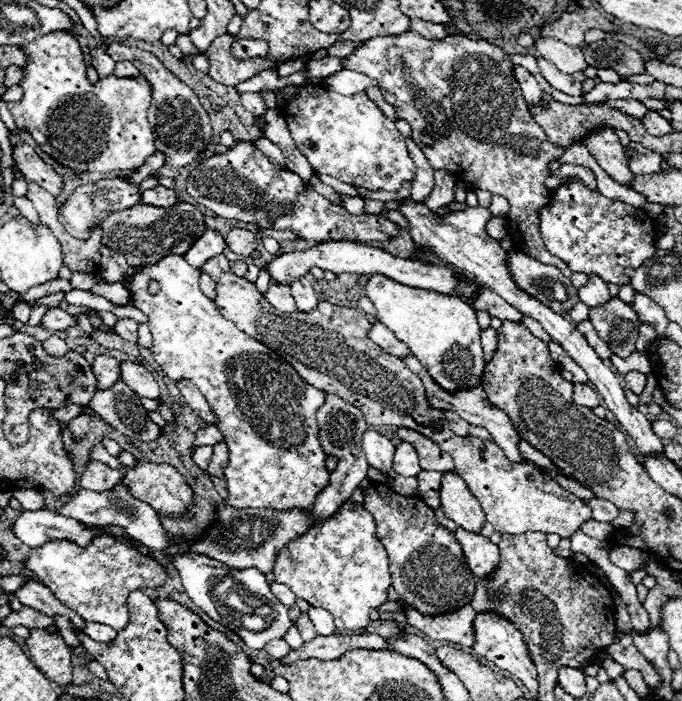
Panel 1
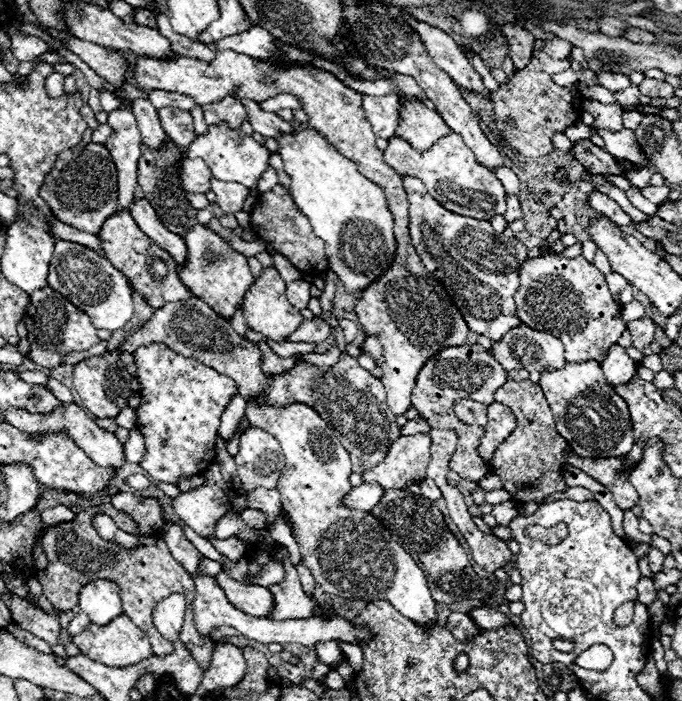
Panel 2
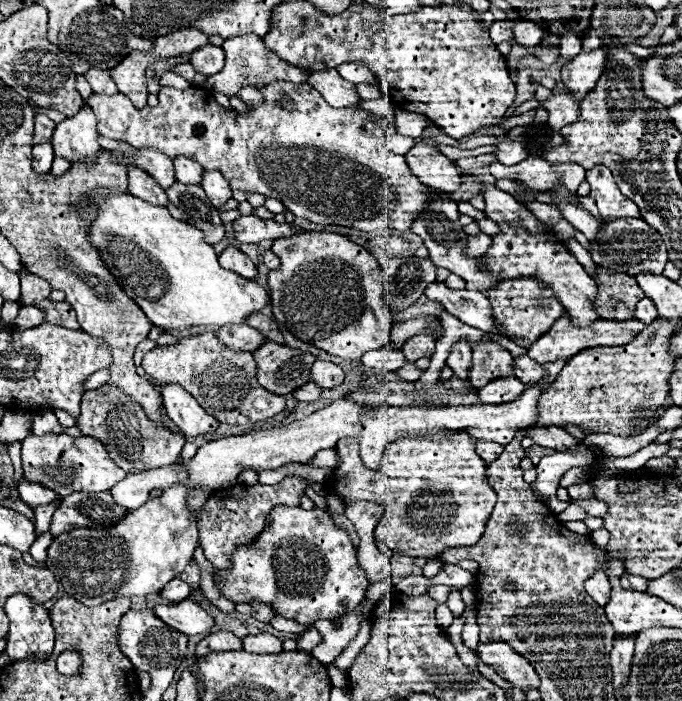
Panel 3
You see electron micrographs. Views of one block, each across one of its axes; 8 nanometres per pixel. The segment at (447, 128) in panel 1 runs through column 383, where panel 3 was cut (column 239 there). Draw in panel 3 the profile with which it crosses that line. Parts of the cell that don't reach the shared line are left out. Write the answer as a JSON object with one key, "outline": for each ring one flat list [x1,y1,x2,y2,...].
{"outline":[[234,36,232,40,224,42,224,52,226,52,226,64,224,68,210,76,206,80,206,86,214,92,222,92,226,96,234,96,242,86,250,84,250,86,264,86,272,80,288,80,288,82,296,82,302,84,307,82,310,75,309,70,298,68,284,60,280,60,270,48,264,46,264,42,258,36]]}

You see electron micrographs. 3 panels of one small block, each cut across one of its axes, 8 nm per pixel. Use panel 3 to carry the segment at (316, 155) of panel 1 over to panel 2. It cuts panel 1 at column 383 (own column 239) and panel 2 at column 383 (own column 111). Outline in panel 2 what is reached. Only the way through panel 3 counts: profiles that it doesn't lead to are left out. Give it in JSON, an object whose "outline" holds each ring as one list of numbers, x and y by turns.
{"outline":[[362,96,362,106,376,138,392,138,400,120,400,96]]}

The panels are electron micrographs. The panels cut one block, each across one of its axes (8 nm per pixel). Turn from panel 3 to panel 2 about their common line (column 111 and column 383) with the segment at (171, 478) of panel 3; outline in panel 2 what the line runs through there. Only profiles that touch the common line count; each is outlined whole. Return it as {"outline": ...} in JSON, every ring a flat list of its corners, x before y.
{"outline":[[360,484,360,486,352,488,352,490,342,498,342,504,348,506,350,510,370,512,372,506,380,500,382,494,384,494,384,488,380,488,380,484]]}

